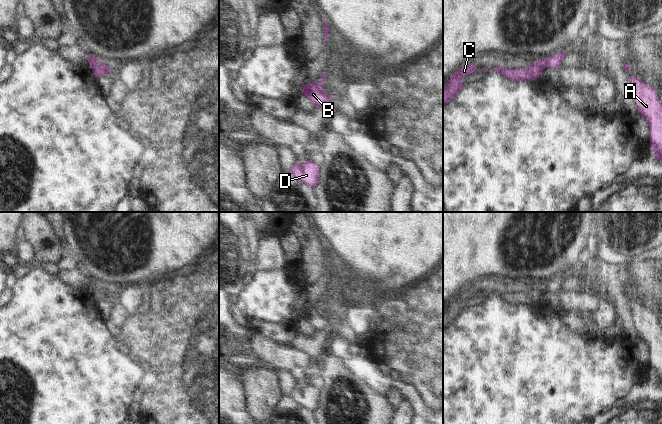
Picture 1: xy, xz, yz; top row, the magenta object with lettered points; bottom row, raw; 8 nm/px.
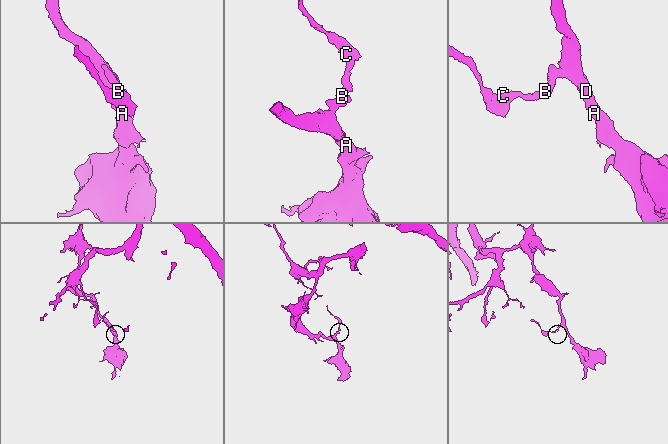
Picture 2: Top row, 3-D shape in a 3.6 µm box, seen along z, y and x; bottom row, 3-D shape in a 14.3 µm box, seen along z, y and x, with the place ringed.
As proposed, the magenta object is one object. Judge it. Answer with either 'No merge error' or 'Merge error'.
Merge error.

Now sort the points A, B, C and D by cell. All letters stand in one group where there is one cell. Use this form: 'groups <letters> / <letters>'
groups A B D / C

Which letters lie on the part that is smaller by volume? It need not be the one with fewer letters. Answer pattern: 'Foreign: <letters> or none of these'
Foreign: C.

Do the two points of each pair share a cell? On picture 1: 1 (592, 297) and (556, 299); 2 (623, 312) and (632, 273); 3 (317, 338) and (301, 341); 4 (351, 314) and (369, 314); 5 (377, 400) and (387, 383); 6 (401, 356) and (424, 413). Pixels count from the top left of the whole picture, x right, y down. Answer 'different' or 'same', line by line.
1: same
2: different
3: same
4: same
5: different
6: different

